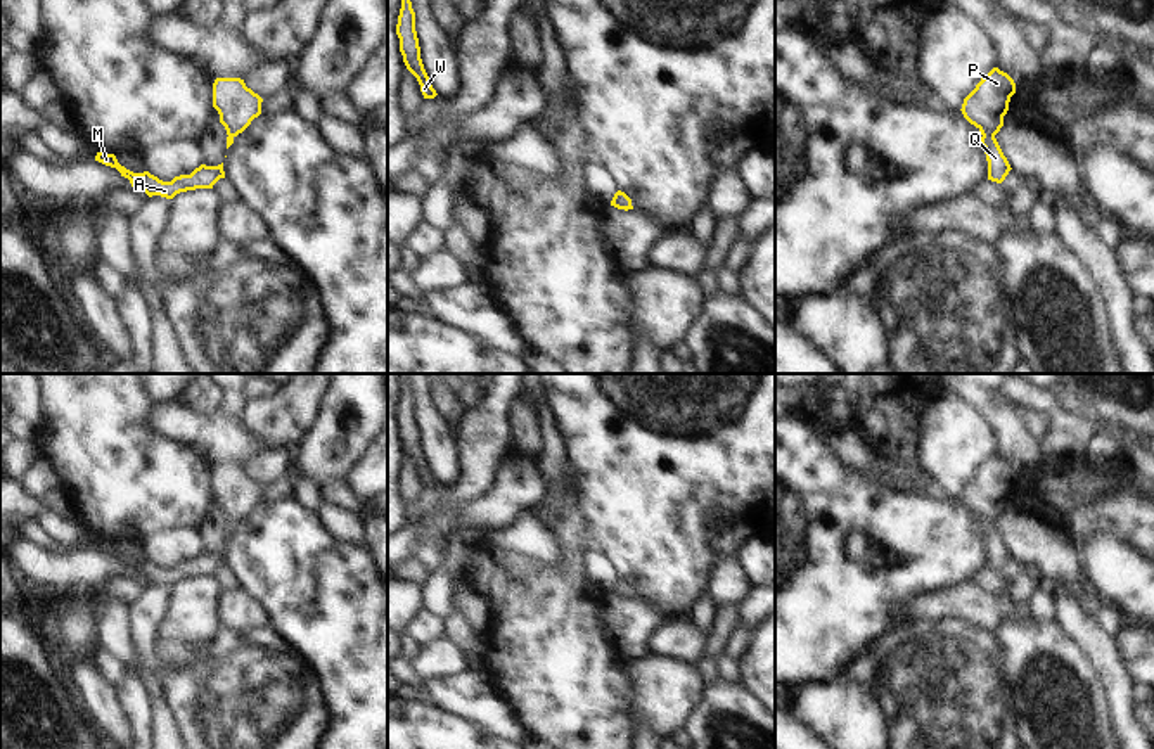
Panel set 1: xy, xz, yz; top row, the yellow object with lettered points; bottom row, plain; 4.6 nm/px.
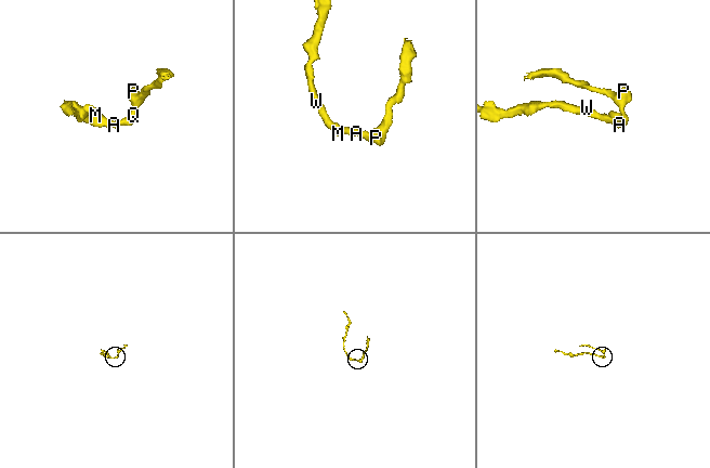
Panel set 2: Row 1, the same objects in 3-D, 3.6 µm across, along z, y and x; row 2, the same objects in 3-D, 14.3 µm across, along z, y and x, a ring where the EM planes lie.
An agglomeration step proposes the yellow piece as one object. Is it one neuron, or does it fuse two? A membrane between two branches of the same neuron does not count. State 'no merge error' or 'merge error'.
no merge error

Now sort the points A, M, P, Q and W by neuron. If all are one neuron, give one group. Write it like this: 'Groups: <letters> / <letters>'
Groups: A M P Q W

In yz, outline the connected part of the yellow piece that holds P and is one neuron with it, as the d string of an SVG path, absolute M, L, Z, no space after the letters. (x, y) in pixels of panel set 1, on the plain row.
M993 455L981 465L976 476L964 486L962 502L981 519L981 533L988 548L988 567L1002 571L1012 557L995 522L1003 514L1010 484L1016 481L1014 467Z

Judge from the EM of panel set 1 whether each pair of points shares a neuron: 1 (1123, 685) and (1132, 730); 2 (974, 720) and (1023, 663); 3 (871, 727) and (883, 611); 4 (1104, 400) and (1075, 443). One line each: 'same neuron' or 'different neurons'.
1: same neuron
2: different neurons
3: different neurons
4: different neurons

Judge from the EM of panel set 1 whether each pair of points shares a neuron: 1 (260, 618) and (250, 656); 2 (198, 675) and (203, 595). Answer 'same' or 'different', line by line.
1: different
2: different

